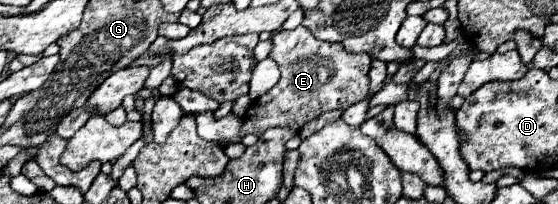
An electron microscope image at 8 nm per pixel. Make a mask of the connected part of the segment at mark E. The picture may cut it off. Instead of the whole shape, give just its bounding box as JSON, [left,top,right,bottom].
[240,25,372,137]

